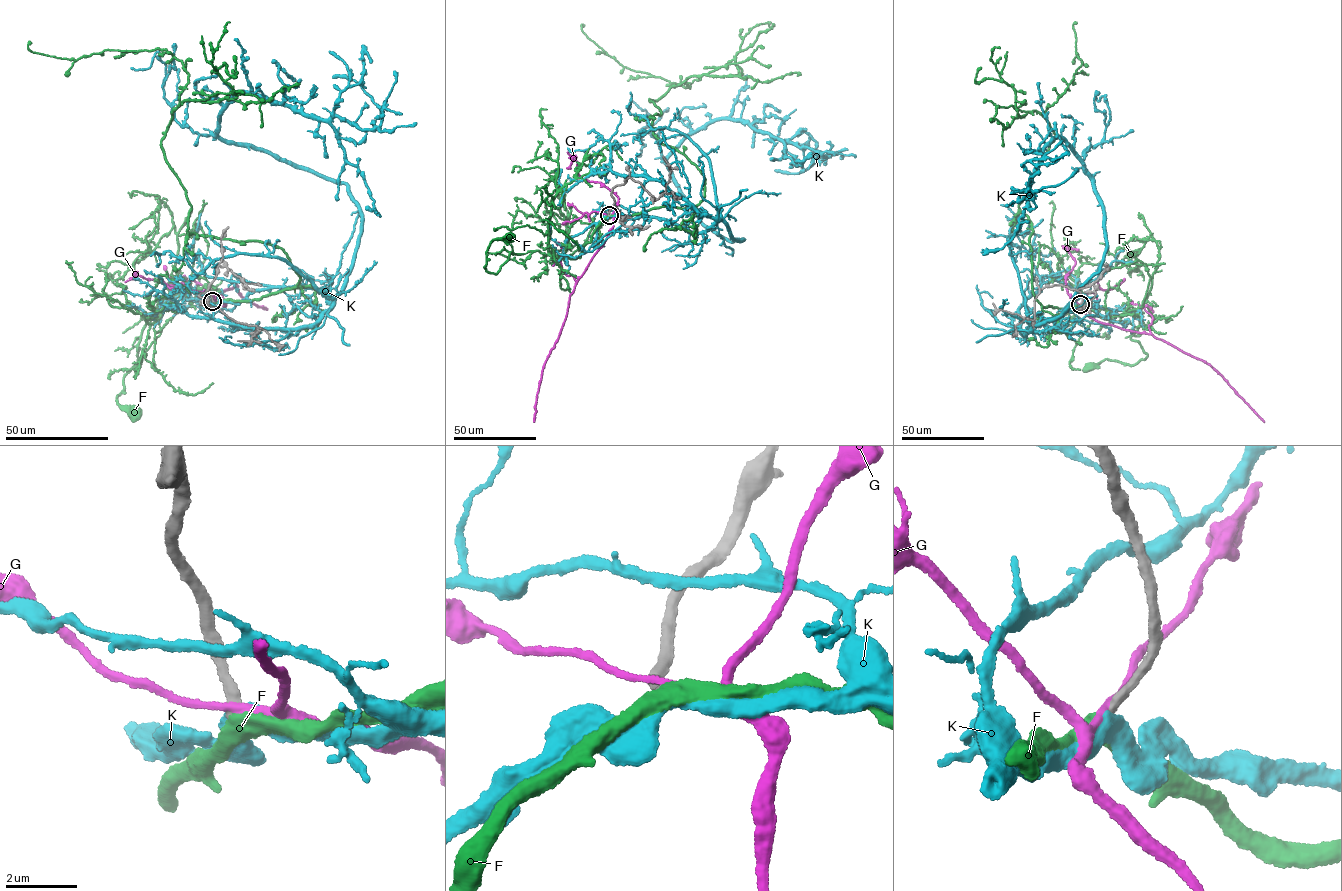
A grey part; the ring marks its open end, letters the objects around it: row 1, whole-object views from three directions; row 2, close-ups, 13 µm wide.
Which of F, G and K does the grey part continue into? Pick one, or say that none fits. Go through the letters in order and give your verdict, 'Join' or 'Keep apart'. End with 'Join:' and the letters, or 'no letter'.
F: Join
G: Keep apart
K: Keep apart
Join: F

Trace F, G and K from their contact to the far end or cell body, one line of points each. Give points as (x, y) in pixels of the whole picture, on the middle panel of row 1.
F: (609, 215), (579, 257), (510, 252), (495, 274), (486, 270), (490, 242), (509, 236)
G: (609, 215), (613, 218), (611, 231), (570, 295), (566, 318), (546, 360), (533, 422)
K: (609, 215), (697, 233), (720, 220), (744, 238), (701, 224), (667, 161), (717, 119), (825, 156), (775, 170)

